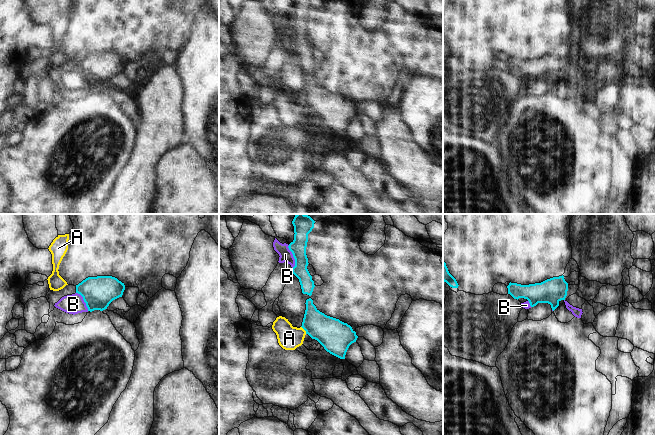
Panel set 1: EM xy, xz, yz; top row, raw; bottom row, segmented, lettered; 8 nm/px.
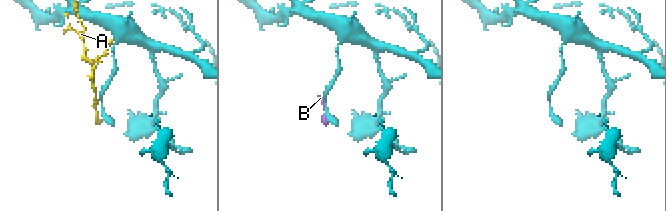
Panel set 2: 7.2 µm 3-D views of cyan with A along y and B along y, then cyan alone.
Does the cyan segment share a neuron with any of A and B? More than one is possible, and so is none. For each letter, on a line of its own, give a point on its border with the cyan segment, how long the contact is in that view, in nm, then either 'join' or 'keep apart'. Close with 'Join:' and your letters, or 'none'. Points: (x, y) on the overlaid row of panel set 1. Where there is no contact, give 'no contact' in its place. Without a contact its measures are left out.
A: contact xz (304, 329); length 80 nm; join
B: contact xz (293, 256); length 190 nm; keep apart
Join: A

